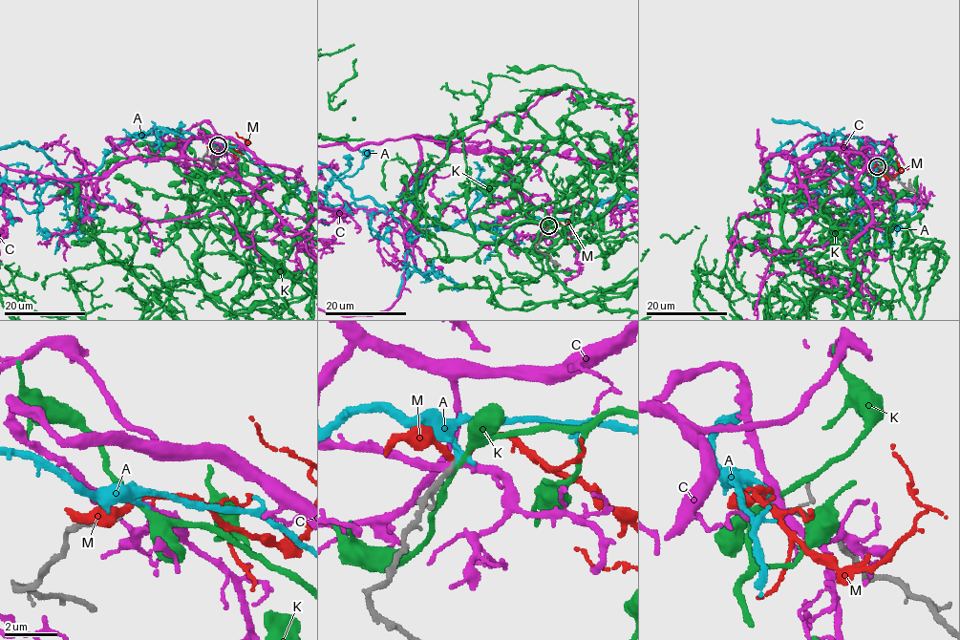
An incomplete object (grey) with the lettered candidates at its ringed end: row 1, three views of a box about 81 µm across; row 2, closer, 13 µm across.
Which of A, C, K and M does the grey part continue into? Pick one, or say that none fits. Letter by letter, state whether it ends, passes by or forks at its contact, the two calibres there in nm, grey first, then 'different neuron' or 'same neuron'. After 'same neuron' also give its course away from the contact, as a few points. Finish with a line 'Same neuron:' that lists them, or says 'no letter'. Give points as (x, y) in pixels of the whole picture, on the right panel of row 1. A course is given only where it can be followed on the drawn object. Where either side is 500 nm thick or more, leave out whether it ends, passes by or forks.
A: it passes by; calibres 200 and 130 nm; same neuron
C: it forks; calibres 200 and 200 nm; different neuron
K: it passes by; calibres 200 and 170 nm; different neuron
M: it passes by; calibres 190 and 190 nm; different neuron
Same neuron: A

